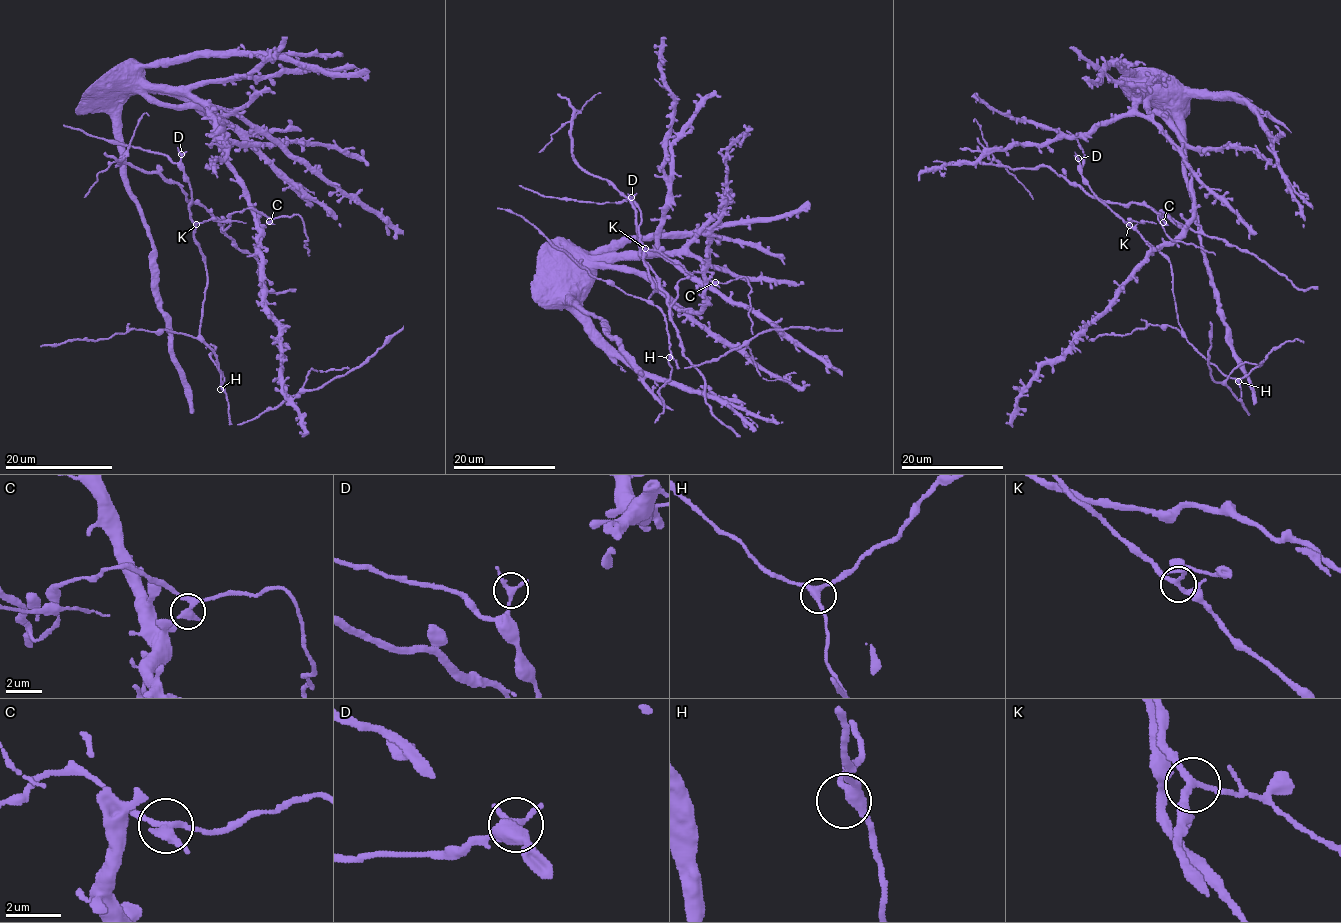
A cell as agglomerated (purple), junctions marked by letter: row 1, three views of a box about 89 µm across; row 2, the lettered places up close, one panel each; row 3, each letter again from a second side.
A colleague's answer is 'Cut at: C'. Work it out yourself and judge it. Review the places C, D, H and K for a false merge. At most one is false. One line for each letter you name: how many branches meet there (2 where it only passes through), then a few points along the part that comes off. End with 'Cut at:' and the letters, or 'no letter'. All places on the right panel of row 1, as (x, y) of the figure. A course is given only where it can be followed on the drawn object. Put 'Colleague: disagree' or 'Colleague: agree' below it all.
C: 3 branches meet; foreign part runs (1163, 222), (1154, 210), (1187, 229), (1150, 207), (1091, 197), (1049, 167), (1001, 165), (981, 125), (973, 121)
Cut at: C
Colleague: agree

